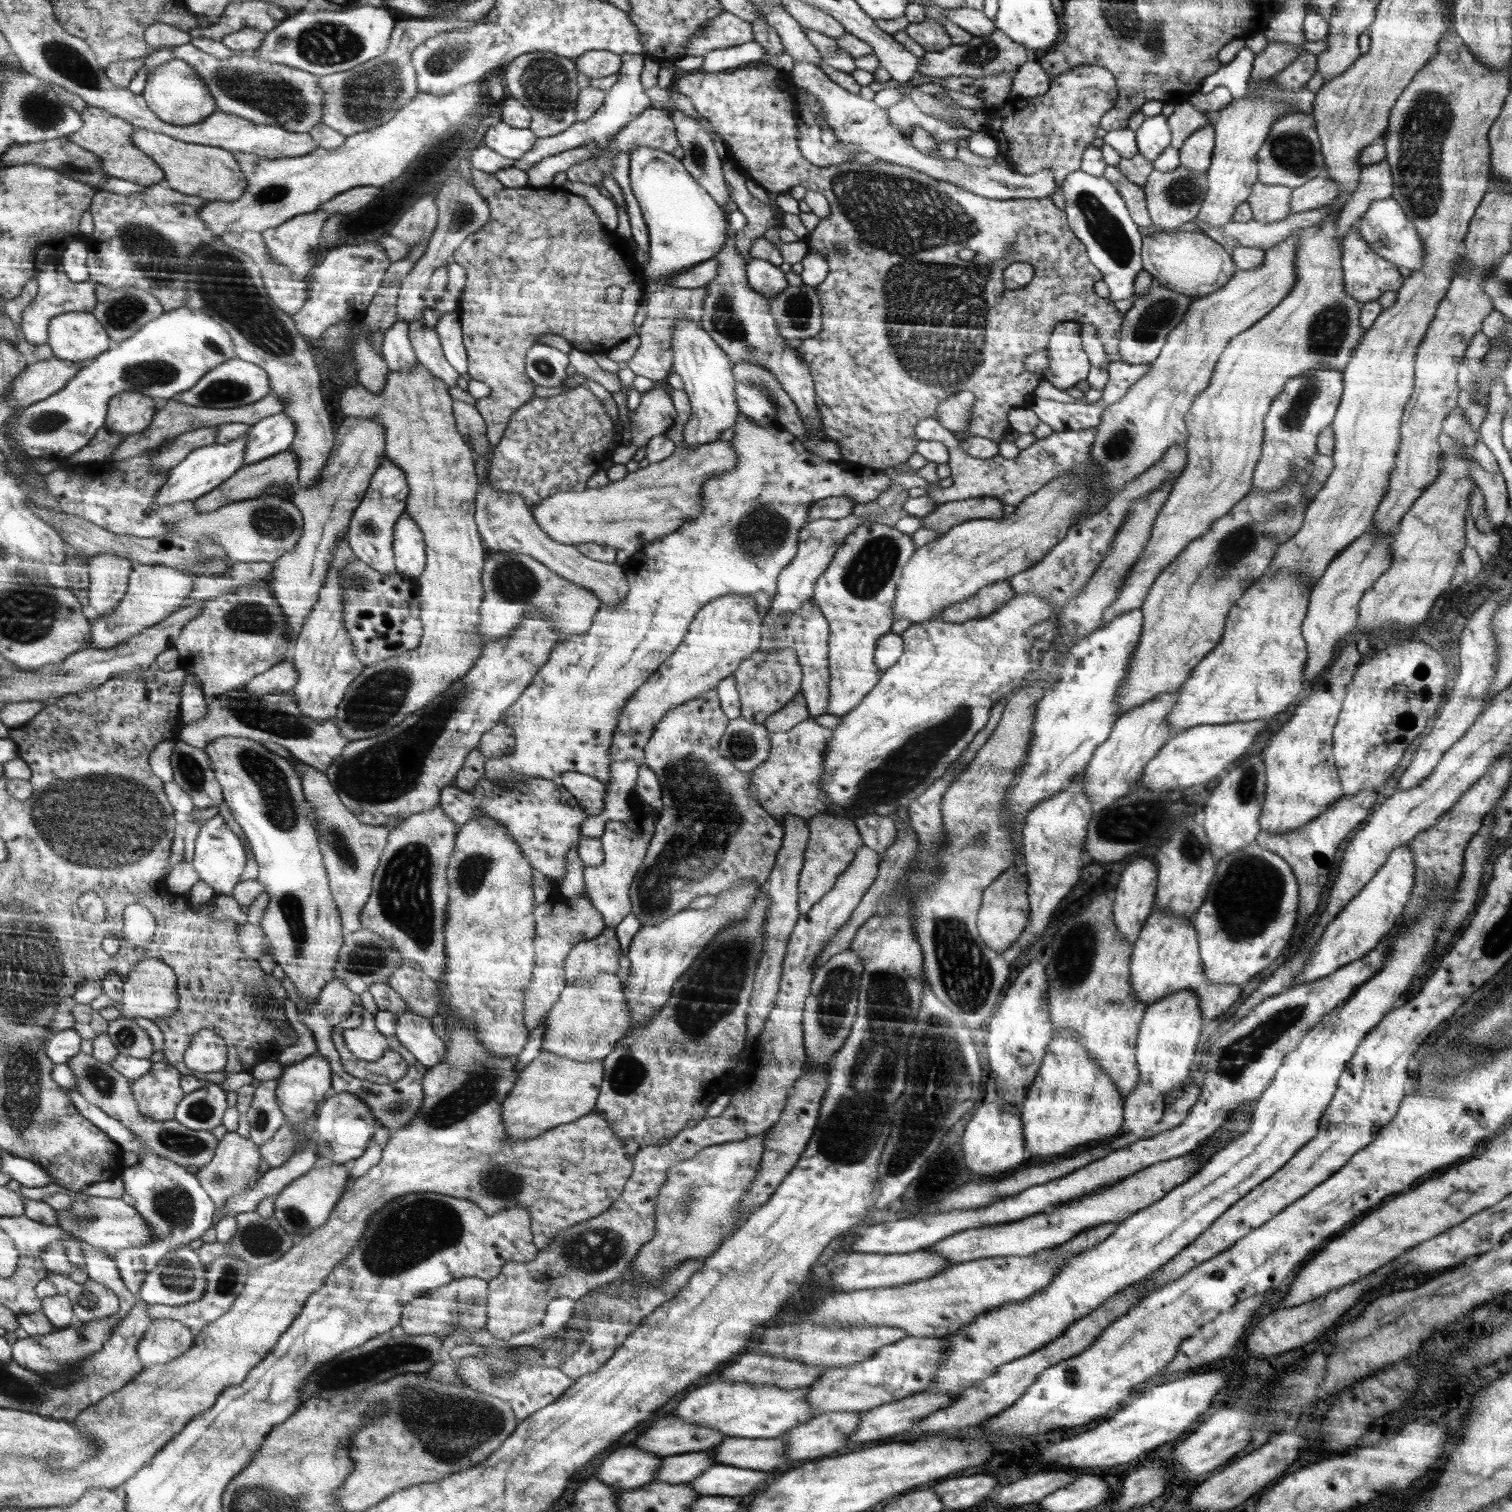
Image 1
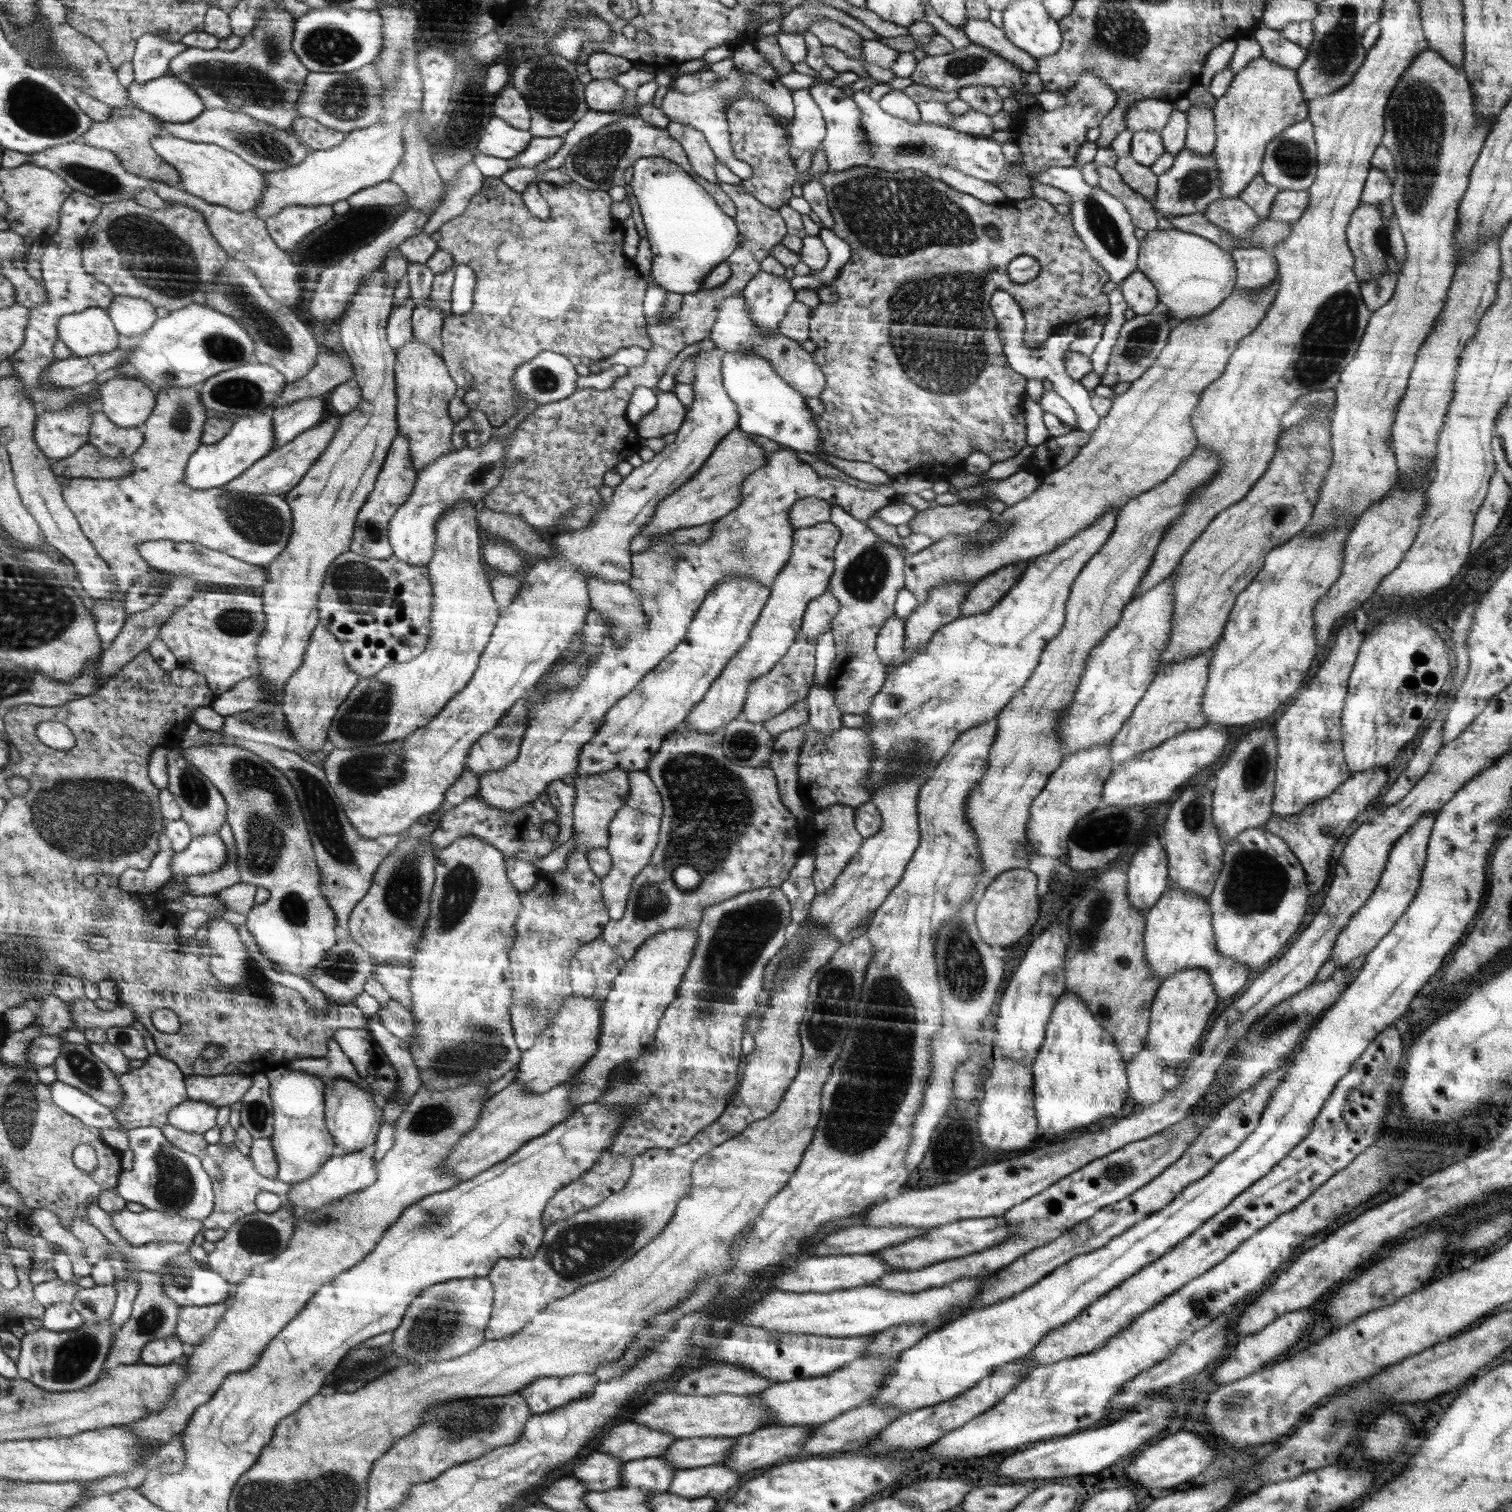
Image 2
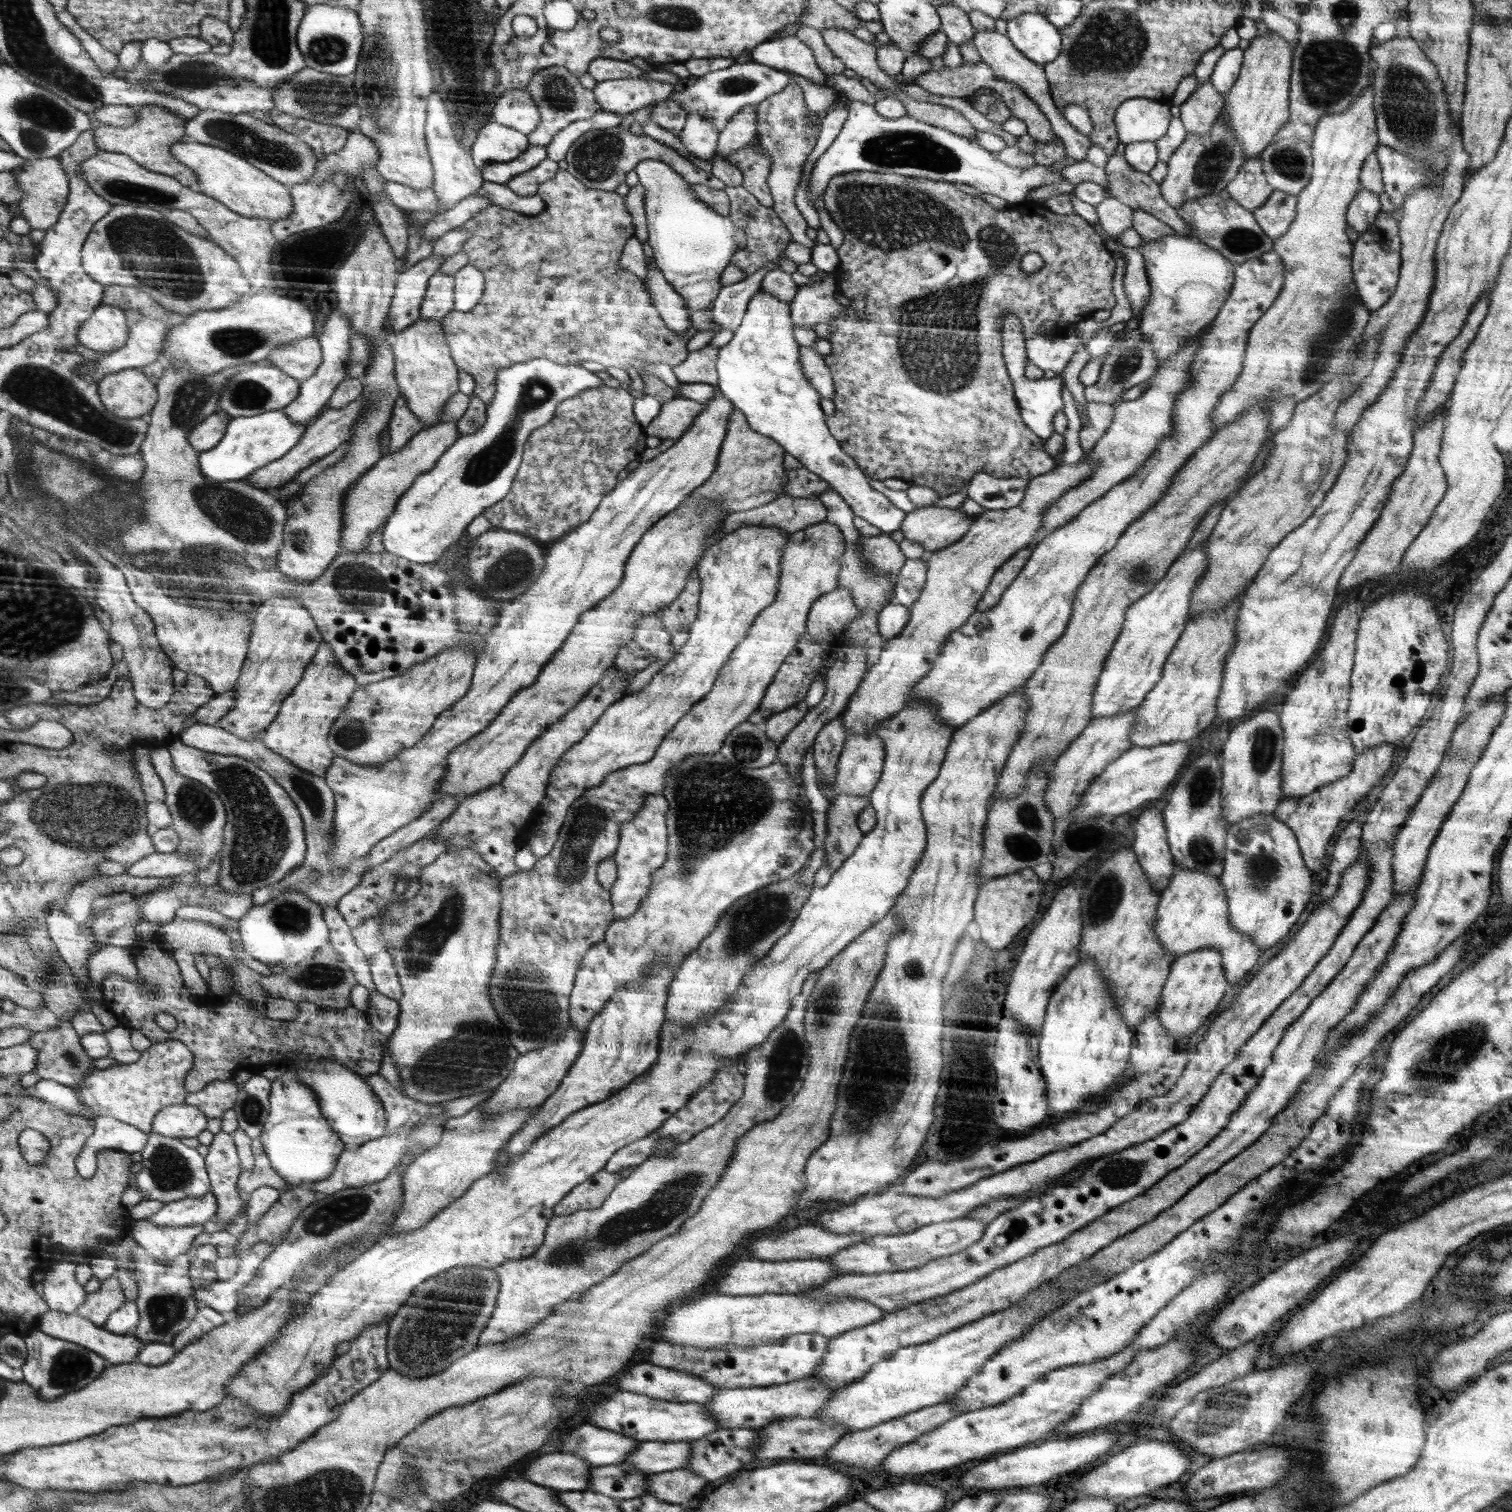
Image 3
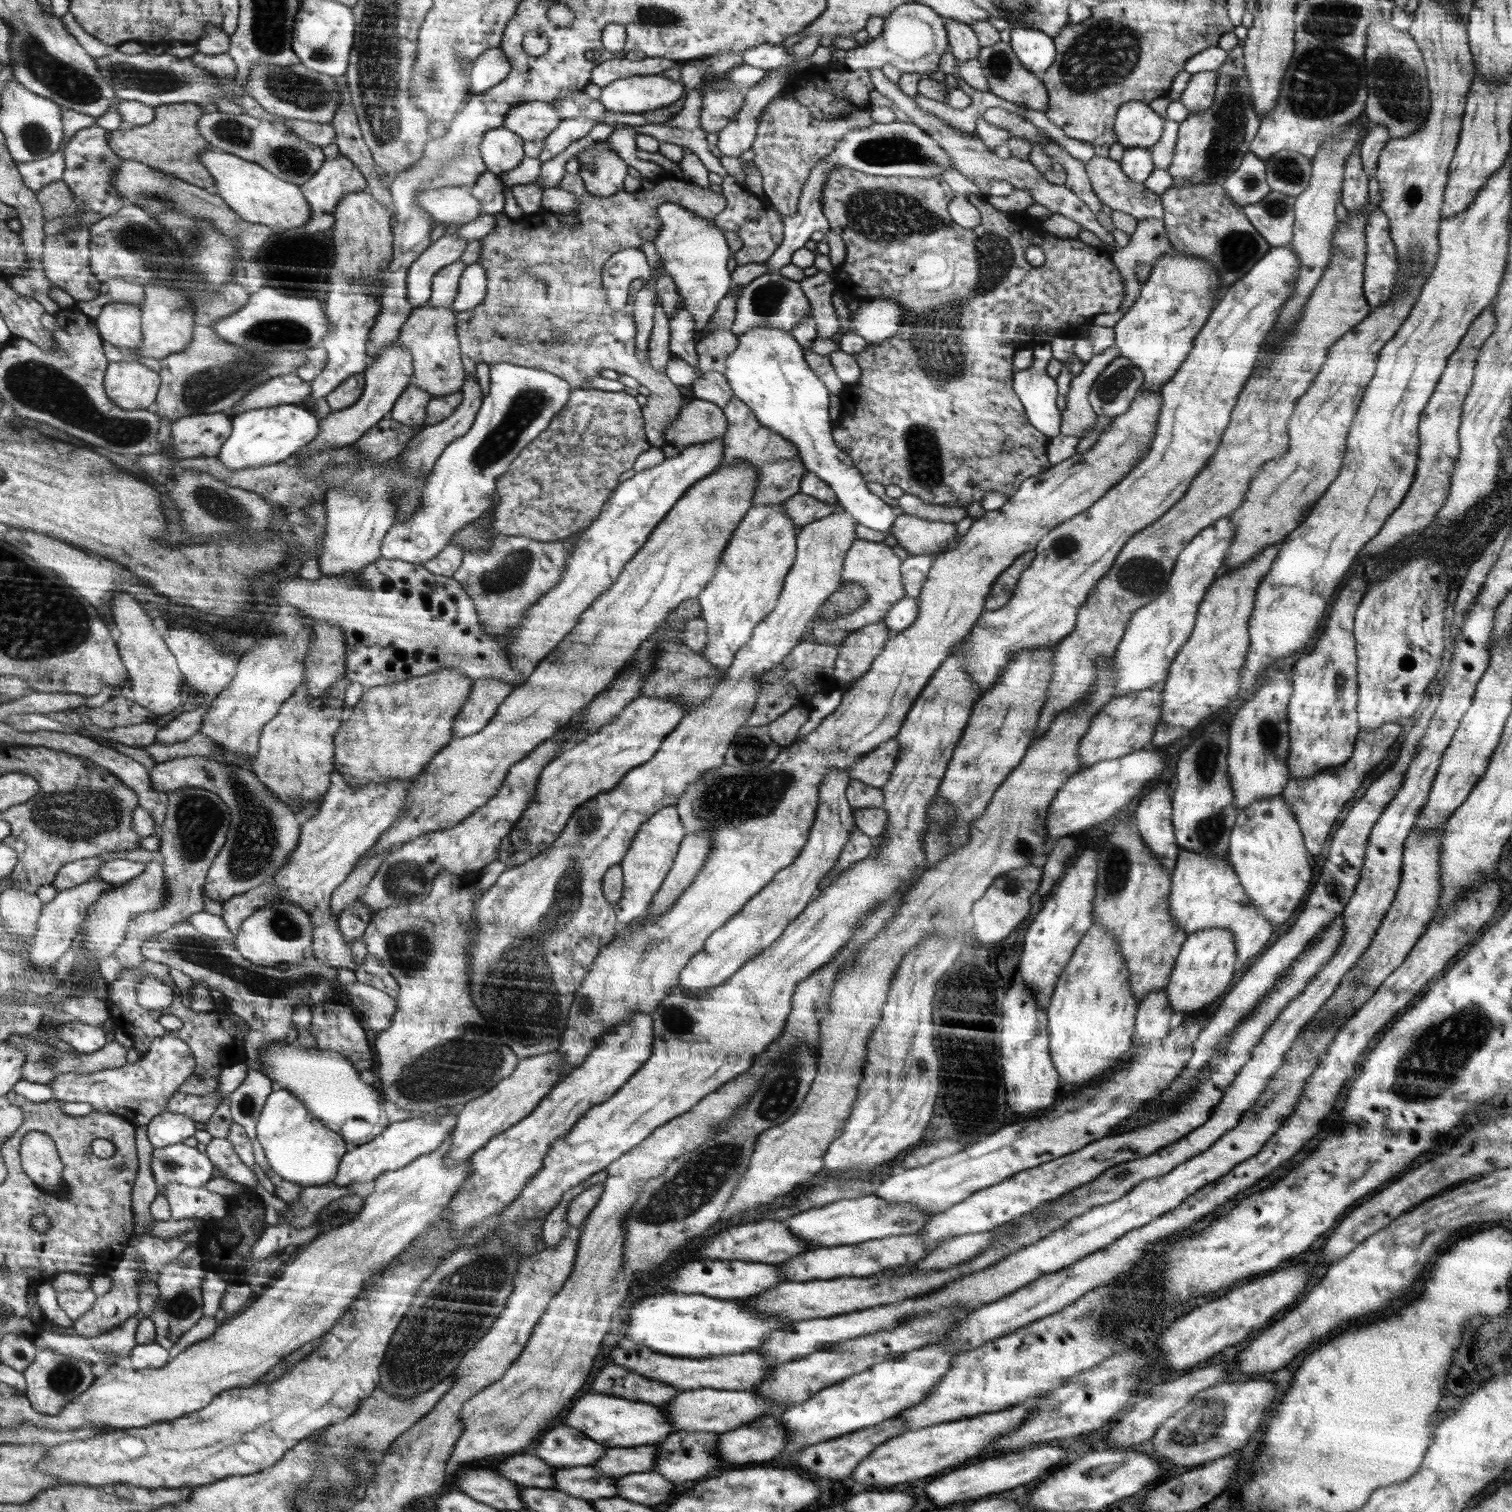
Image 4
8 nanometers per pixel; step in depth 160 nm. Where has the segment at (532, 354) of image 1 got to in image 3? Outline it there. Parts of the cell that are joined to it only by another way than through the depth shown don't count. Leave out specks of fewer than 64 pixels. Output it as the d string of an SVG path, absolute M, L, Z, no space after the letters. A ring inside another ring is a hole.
M547 358L532 359L528 362L513 364L499 372L496 380L495 395L486 407L486 421L475 434L466 434L444 452L435 467L415 479L411 488L395 507L395 512L383 526L383 547L390 553L397 554L414 563L434 563L448 550L451 544L464 538L470 522L481 516L488 507L500 503L514 486L515 476L522 466L525 443L530 436L555 418L563 400L580 395L590 388L602 387L602 380L588 372L580 364L558 364Z

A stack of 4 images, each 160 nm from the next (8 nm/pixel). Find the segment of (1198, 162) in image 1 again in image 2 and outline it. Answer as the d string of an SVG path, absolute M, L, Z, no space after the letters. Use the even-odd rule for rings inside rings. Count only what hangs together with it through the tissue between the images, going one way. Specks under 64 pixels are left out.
M1192 105L1187 108L1185 148L1201 155L1210 155L1215 147L1215 116L1212 107Z

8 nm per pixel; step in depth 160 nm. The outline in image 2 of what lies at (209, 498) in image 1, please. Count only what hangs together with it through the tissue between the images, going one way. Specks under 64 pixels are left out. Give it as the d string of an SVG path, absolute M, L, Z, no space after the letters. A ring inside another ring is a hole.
M330 417L326 421L318 422L298 438L287 442L284 446L278 446L266 455L263 459L257 460L252 467L244 471L242 475L224 484L226 493L257 495L283 495L298 486L303 480L303 476L311 470L316 460L321 458L324 451L327 450L331 440L337 434L341 427L341 417Z

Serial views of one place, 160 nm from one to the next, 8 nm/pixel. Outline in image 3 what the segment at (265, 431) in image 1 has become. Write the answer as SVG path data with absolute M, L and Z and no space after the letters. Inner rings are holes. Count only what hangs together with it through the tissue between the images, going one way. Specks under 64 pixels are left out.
M336 309L329 315L323 325L322 333L318 334L317 340L323 345L323 363L320 364L318 371L311 378L301 382L299 396L288 406L282 410L297 423L308 426L317 415L322 414L322 408L326 406L326 402L330 402L331 396L336 388L346 379L344 366L347 364L347 358L351 354L351 343L353 330L351 329L351 321L344 318L344 314Z

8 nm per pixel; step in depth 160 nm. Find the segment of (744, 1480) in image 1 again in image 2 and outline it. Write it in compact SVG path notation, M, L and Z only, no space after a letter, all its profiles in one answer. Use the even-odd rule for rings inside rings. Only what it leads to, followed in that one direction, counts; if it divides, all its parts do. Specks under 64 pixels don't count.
M710 1465L693 1469L678 1469L666 1490L682 1498L720 1498L738 1486L742 1473L725 1466Z

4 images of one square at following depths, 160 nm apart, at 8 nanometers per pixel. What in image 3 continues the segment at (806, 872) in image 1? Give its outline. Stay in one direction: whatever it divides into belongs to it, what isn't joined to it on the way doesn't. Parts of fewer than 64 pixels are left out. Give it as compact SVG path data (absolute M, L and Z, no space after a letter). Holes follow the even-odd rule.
M850 794L838 795L830 803L827 810L827 837L825 838L824 850L826 850L827 860L824 866L820 867L819 872L815 874L814 887L826 886L831 880L831 876L839 870L840 867L855 855L856 849L863 840L864 832L858 825L858 818L861 812L871 806L871 800L865 796L854 796Z

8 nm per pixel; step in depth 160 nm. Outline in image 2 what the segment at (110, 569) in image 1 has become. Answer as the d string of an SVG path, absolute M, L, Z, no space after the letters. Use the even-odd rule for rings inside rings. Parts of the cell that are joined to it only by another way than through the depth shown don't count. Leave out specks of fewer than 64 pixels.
M197 386L188 388L168 387L159 390L158 403L151 412L150 418L143 424L143 443L139 450L129 458L135 464L133 471L118 479L72 478L64 485L64 496L68 508L75 513L88 540L95 545L99 555L110 565L117 578L119 588L109 600L94 600L93 610L96 613L97 628L103 643L111 643L127 619L125 596L136 579L150 571L147 561L139 552L139 544L150 540L168 539L176 542L195 542L228 553L228 556L246 561L259 567L266 567L274 562L290 542L294 531L294 514L291 505L283 495L257 495L244 493L226 493L224 486L211 489L193 489L185 483L185 468L202 444L203 430L208 419L206 406L201 402Z

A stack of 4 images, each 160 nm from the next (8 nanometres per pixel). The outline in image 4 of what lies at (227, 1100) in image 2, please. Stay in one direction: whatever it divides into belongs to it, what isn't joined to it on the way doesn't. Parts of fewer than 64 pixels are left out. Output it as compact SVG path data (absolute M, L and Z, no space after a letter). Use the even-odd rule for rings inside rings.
M218 1089L204 1096L176 1092L168 1100L166 1111L182 1114L194 1121L205 1123L222 1102L226 1102L226 1100Z

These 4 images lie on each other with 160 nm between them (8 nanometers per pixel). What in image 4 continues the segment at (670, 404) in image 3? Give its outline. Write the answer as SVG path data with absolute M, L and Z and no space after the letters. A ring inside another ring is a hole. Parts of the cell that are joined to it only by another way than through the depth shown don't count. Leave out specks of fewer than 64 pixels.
M694 398L686 400L677 419L663 431L666 444L686 447L715 438L723 440L728 426L723 408L707 400Z

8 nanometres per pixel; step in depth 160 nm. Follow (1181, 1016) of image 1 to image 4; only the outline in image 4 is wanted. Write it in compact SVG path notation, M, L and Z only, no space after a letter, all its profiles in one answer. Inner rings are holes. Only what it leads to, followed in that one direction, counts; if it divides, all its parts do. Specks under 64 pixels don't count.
M1224 927L1202 929L1188 935L1165 986L1174 1012L1180 1011L1183 1016L1191 1017L1212 1003L1217 1004L1239 968L1236 953L1233 934Z

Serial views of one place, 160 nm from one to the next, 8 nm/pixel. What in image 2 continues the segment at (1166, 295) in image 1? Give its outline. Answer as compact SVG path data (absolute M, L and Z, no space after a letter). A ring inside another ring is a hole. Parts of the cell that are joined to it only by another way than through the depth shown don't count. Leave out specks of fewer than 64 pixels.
M1160 302L1150 315L1136 315L1134 318L1127 320L1119 330L1119 337L1116 339L1110 360L1106 366L1106 374L1102 376L1100 385L1114 387L1122 382L1134 383L1139 380L1144 372L1152 366L1160 351L1164 348L1170 331L1175 321L1168 315L1168 309Z

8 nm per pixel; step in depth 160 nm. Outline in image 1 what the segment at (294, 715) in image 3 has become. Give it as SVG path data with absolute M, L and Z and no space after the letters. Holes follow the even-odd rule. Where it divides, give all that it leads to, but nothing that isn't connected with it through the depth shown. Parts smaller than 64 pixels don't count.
M345 536L339 540L337 550L333 552L333 560L324 587L321 588L319 600L313 606L298 639L292 644L290 660L299 673L299 680L291 691L294 693L294 700L300 712L308 715L316 723L324 723L326 718L335 717L338 704L346 697L346 688L361 675L356 672L362 672L366 667L355 652L354 642L343 625L345 596L339 583L339 568L354 559L357 559L356 555ZM328 672L344 672L344 674L328 674ZM346 672L354 672L354 674L346 674Z

